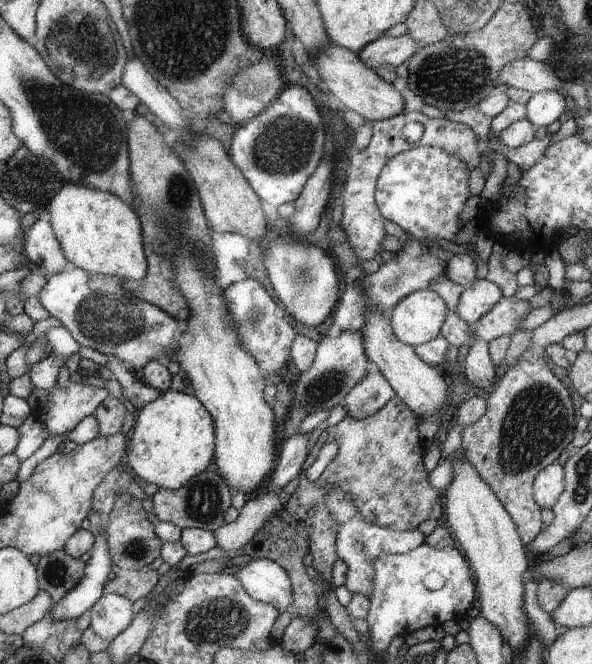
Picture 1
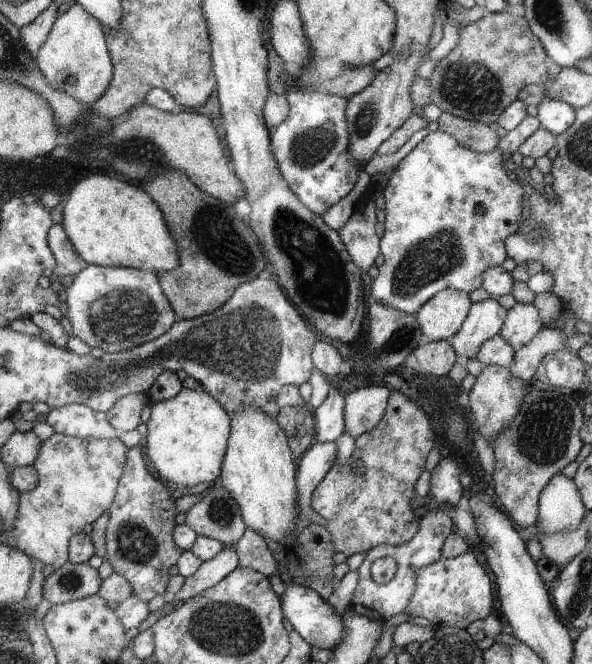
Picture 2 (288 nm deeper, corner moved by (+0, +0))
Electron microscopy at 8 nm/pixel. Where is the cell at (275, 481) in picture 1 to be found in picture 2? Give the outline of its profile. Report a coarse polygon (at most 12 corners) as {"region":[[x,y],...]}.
{"region":[[331,386],[315,408],[315,442],[345,432],[345,396]]}

